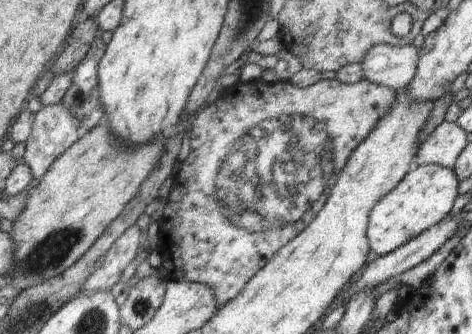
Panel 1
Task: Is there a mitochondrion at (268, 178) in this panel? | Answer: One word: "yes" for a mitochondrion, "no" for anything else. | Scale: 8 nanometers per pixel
yes

